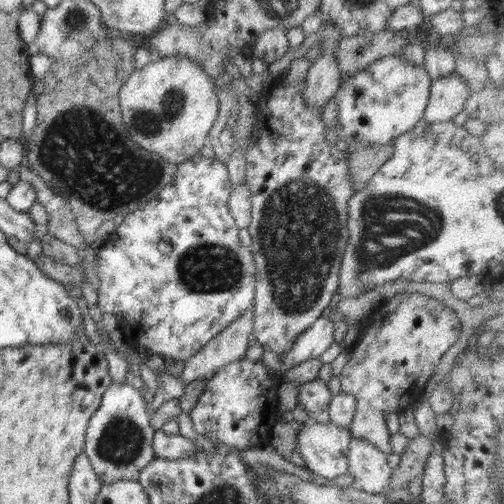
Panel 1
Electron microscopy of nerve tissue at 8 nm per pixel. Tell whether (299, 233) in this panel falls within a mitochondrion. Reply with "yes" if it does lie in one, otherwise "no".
yes

